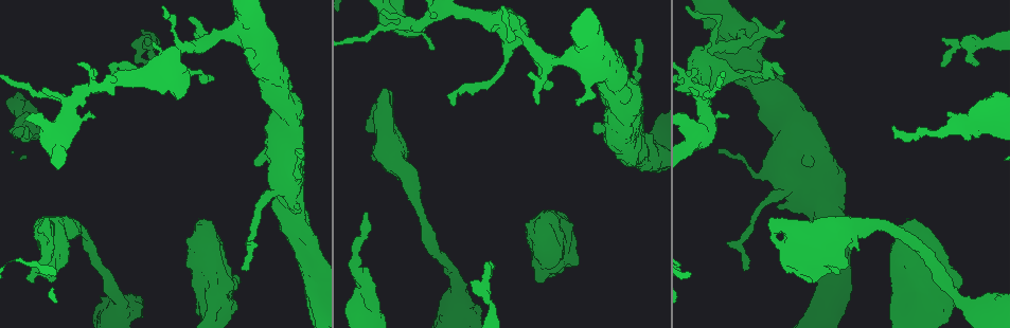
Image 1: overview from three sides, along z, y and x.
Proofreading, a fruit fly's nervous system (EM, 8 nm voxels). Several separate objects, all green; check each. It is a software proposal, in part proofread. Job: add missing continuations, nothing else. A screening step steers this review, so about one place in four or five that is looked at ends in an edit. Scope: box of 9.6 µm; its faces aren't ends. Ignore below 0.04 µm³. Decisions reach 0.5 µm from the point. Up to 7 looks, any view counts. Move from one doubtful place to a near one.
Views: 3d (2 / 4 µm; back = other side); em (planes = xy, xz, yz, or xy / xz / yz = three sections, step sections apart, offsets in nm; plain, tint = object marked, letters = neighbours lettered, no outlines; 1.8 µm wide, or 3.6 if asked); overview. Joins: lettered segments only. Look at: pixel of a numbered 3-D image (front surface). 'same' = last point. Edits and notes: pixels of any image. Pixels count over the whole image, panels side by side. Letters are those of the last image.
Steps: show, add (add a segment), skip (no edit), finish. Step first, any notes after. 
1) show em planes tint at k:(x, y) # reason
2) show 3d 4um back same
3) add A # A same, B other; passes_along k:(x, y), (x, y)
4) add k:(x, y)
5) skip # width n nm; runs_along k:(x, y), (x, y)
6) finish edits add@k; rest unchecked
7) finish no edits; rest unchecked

show 3d 4um at 1:(801, 273) # touches itself

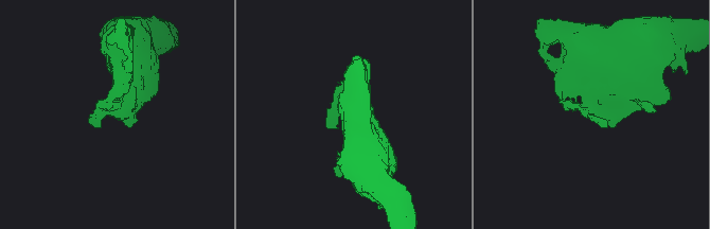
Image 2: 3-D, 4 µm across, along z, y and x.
show em planes letters at 2:(590, 109) # need the tissue

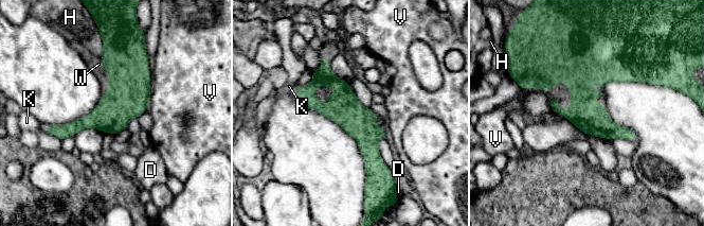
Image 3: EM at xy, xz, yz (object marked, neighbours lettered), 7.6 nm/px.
add W # width 260 nm; D other, H other, K other, V other, W same; it goes on there

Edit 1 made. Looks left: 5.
show overview

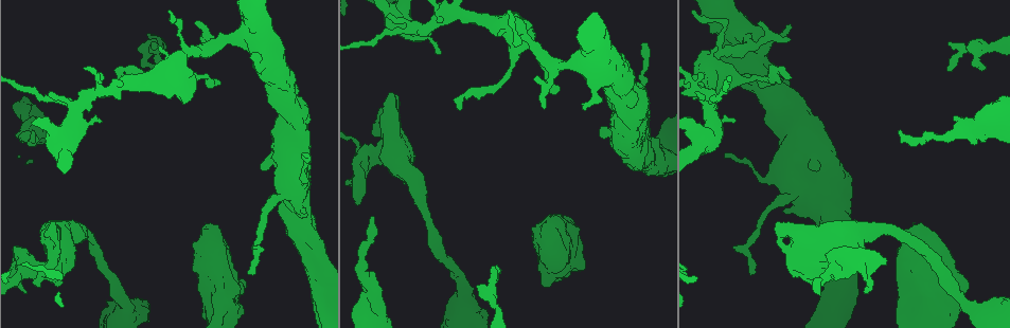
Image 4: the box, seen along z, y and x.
show 3d 4um at 4:(916, 227) # free end

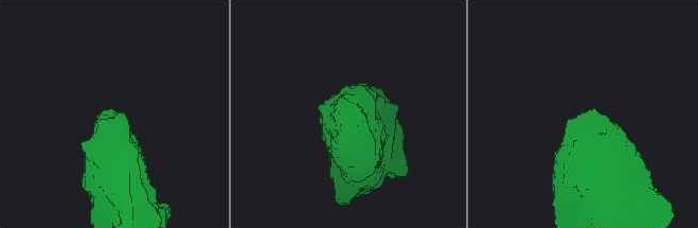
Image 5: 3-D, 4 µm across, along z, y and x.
show em 3.6um xz step 8 letters at 5:(583, 117)

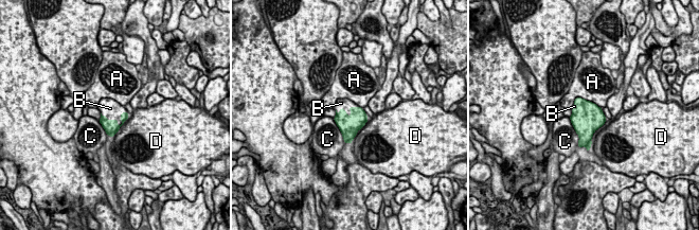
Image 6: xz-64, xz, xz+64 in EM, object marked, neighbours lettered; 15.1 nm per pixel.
add B # longest_contact C 480 nm; A other, B same, C other, D other; passes_along 6:(110, 126), (117, 123), (110, 108); the cell continues

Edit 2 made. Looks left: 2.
show overview

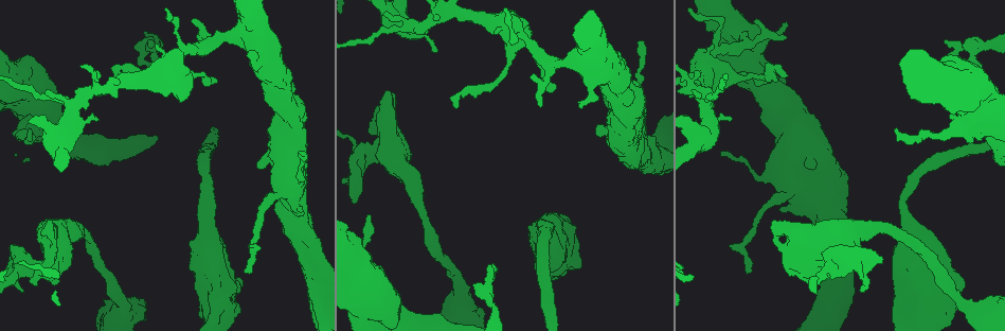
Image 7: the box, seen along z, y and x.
show em 3.6um planes letters at 7:(729, 245) # free end

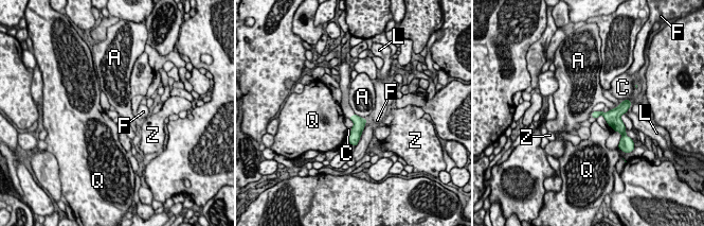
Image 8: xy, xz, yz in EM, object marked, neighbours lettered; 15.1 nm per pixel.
skip # longest_contact L 460 nm; A other, C other, F other, L other, Q other, Z other; border 8:(355, 114), (365, 119); no lettered segment goes on from it

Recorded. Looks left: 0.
finish edits add@3, add@6; rest unchecked

